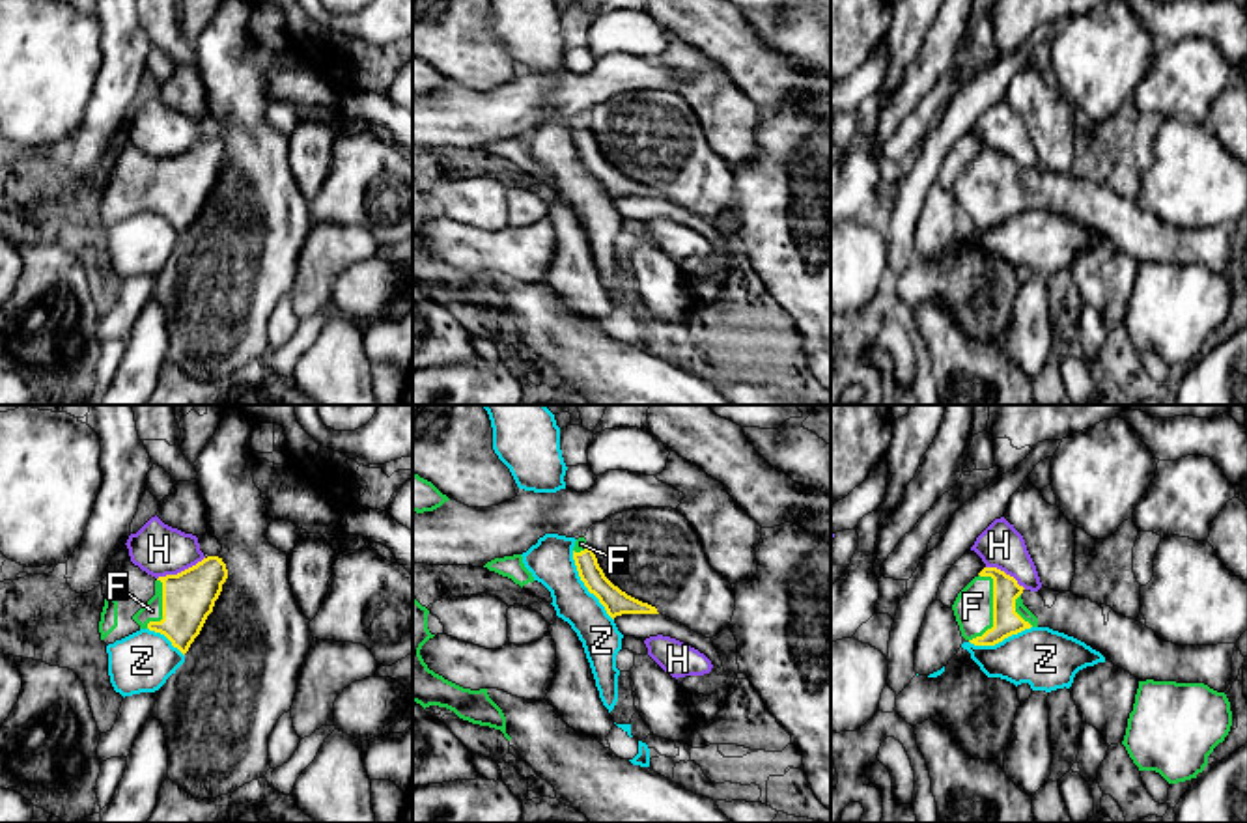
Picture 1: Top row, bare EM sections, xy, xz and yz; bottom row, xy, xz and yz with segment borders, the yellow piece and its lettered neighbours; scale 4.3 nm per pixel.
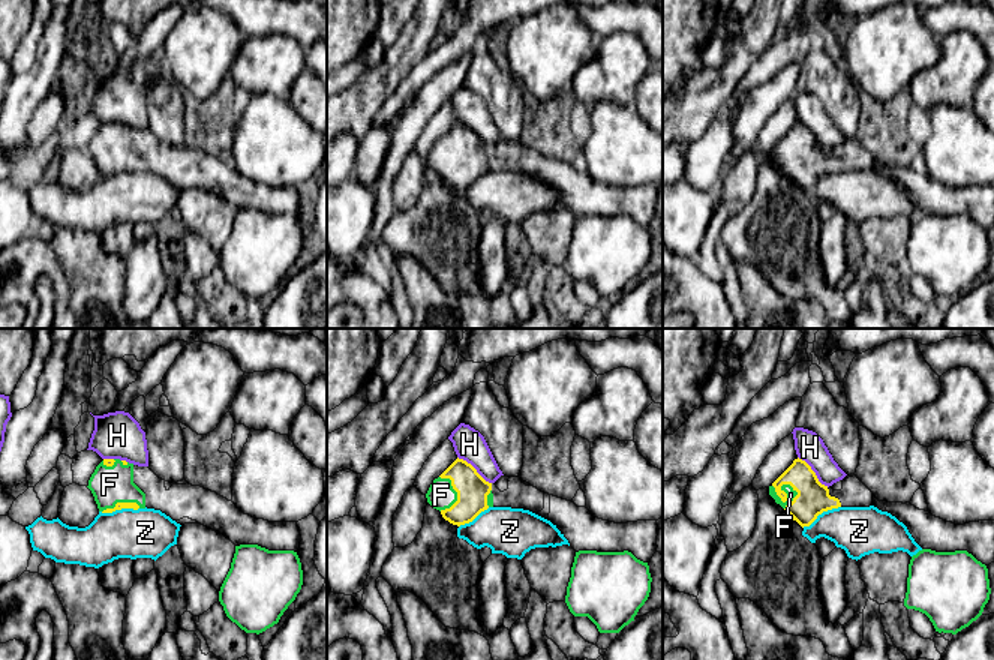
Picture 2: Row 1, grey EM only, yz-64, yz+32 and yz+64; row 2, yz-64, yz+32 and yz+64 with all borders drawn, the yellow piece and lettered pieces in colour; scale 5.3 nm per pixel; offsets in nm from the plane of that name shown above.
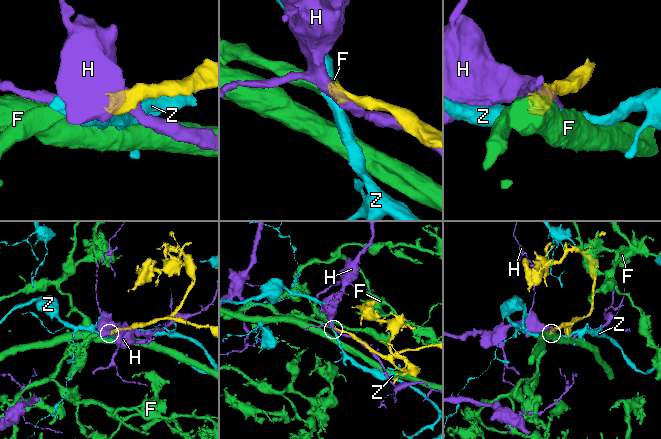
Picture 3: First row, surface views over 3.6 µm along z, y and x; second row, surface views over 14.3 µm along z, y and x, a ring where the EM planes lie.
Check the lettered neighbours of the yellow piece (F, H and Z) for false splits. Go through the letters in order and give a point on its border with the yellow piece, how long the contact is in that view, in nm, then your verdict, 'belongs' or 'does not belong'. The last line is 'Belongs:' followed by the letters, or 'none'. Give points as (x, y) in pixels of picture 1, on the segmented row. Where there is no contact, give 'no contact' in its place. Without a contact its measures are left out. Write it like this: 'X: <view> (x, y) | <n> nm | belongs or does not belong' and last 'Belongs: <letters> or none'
F: yz (994, 613) | 300 nm | belongs
H: xy (182, 571) | 220 nm | does not belong
Z: xz (585, 585) | 360 nm | does not belong
Belongs: F

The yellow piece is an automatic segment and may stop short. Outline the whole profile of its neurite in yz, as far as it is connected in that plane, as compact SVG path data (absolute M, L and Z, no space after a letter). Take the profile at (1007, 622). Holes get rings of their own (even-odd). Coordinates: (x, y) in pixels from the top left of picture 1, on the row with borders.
M984 567L956 597L952 610L961 636L974 646L995 646L1038 618L1023 605L1023 586L997 567Z

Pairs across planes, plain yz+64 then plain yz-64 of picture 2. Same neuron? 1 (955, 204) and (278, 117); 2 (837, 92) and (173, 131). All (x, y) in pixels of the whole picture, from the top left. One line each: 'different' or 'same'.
1: different
2: same

